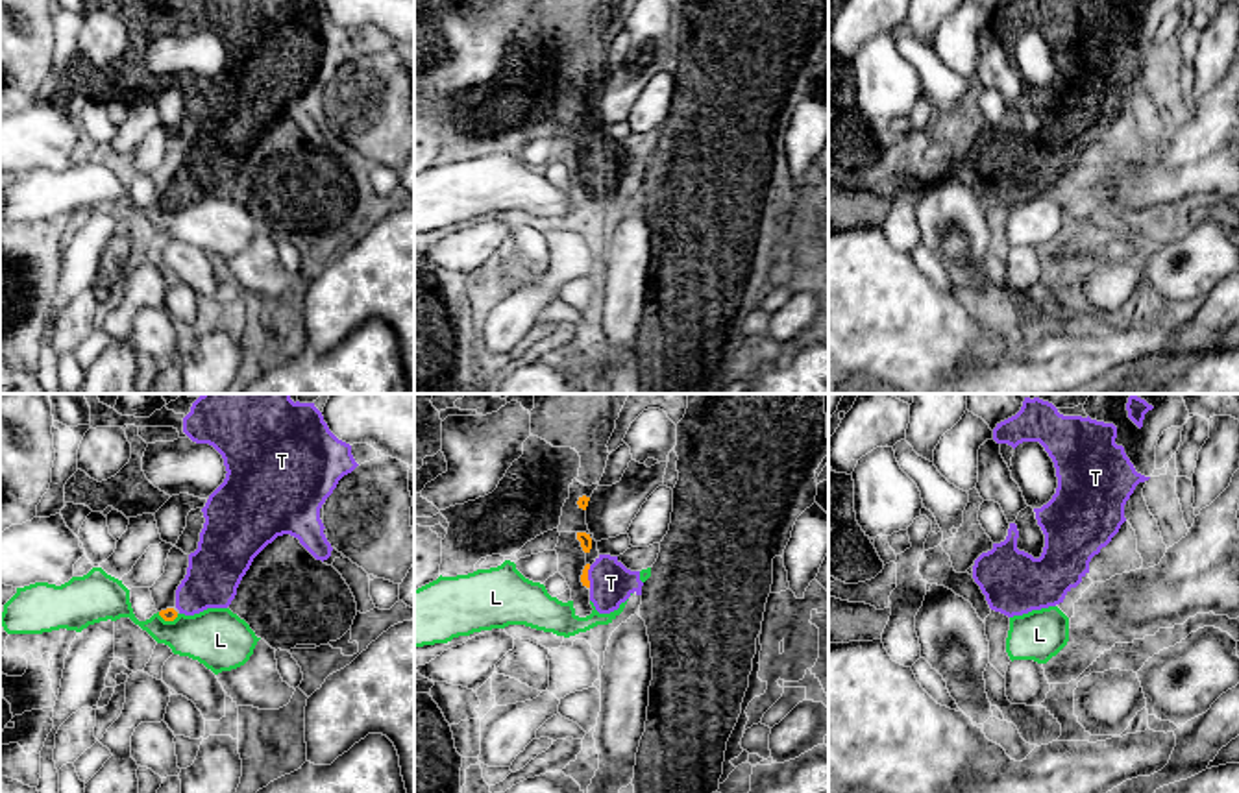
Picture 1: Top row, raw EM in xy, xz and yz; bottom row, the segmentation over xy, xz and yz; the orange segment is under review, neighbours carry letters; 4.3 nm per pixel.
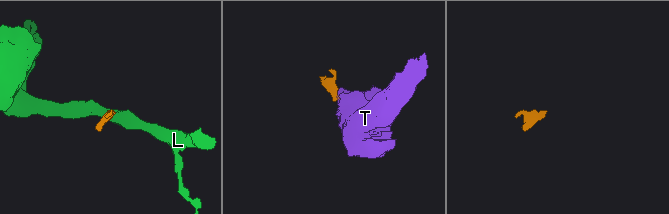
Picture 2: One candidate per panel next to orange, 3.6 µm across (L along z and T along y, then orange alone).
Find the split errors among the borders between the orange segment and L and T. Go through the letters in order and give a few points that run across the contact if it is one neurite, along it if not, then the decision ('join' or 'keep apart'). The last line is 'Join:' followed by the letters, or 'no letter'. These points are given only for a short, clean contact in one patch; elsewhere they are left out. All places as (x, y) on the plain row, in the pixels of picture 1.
L: line xy (158, 198), (165, 206), (178, 202); keep apart
T: line xz (585, 167), (587, 163), (605, 163), (611, 169); join
Join: T

